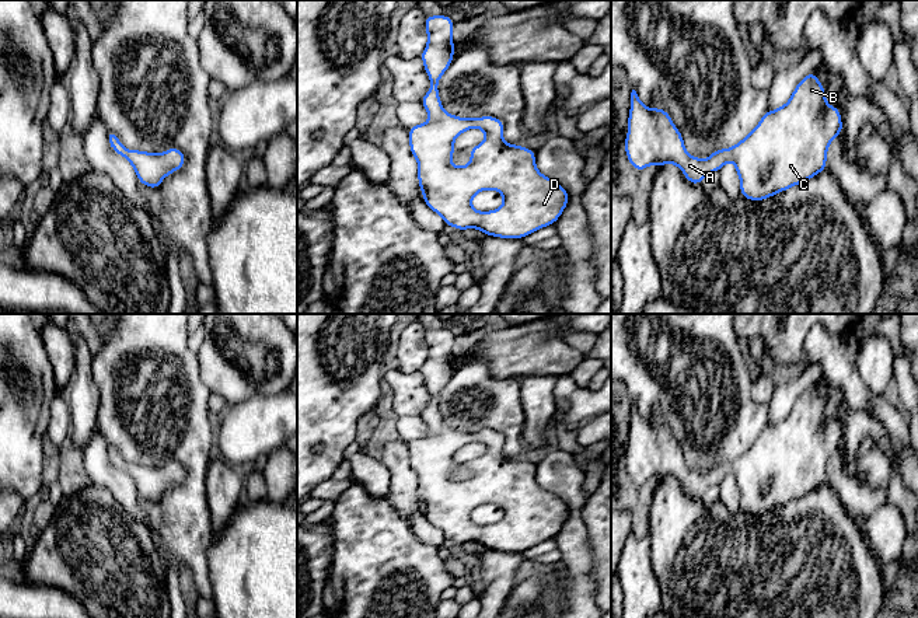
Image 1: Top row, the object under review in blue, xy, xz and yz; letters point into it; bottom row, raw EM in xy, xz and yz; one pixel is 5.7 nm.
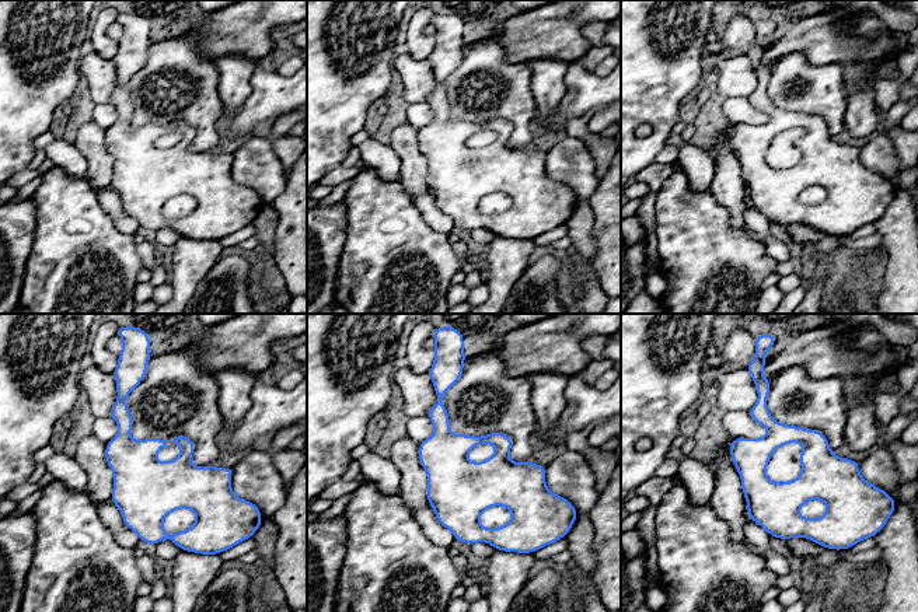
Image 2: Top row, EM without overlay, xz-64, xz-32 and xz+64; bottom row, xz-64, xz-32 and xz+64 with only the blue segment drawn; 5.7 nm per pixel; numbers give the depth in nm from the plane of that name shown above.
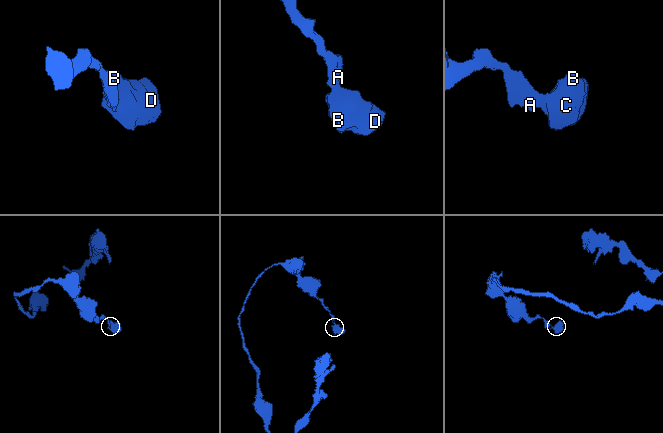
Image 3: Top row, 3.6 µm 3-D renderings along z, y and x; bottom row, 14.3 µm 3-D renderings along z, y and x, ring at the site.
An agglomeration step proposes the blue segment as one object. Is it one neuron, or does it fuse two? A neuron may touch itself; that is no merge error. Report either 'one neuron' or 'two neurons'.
one neuron

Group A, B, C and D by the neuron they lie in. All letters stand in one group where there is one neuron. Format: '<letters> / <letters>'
A B C D

